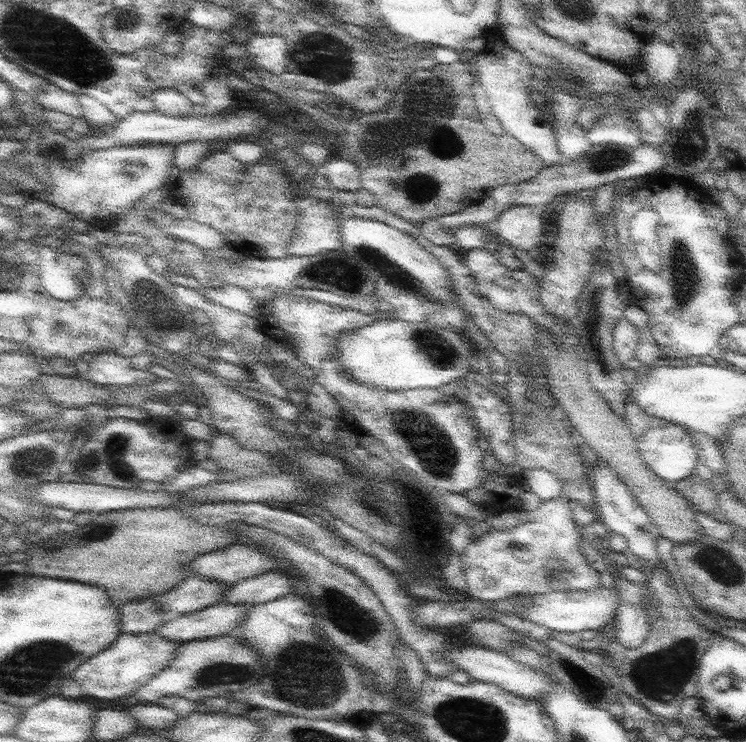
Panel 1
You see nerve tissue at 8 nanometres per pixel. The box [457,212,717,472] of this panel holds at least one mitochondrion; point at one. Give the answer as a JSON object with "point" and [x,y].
{"point":[684,274]}

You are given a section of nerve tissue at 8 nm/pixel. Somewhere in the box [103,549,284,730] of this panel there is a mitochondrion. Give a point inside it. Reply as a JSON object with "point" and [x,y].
{"point":[220,675]}

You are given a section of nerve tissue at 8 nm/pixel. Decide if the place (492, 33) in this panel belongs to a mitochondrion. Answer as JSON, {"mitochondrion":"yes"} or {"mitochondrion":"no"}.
{"mitochondrion":"no"}

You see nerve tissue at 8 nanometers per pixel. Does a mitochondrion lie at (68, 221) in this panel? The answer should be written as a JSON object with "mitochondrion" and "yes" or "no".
{"mitochondrion":"no"}

